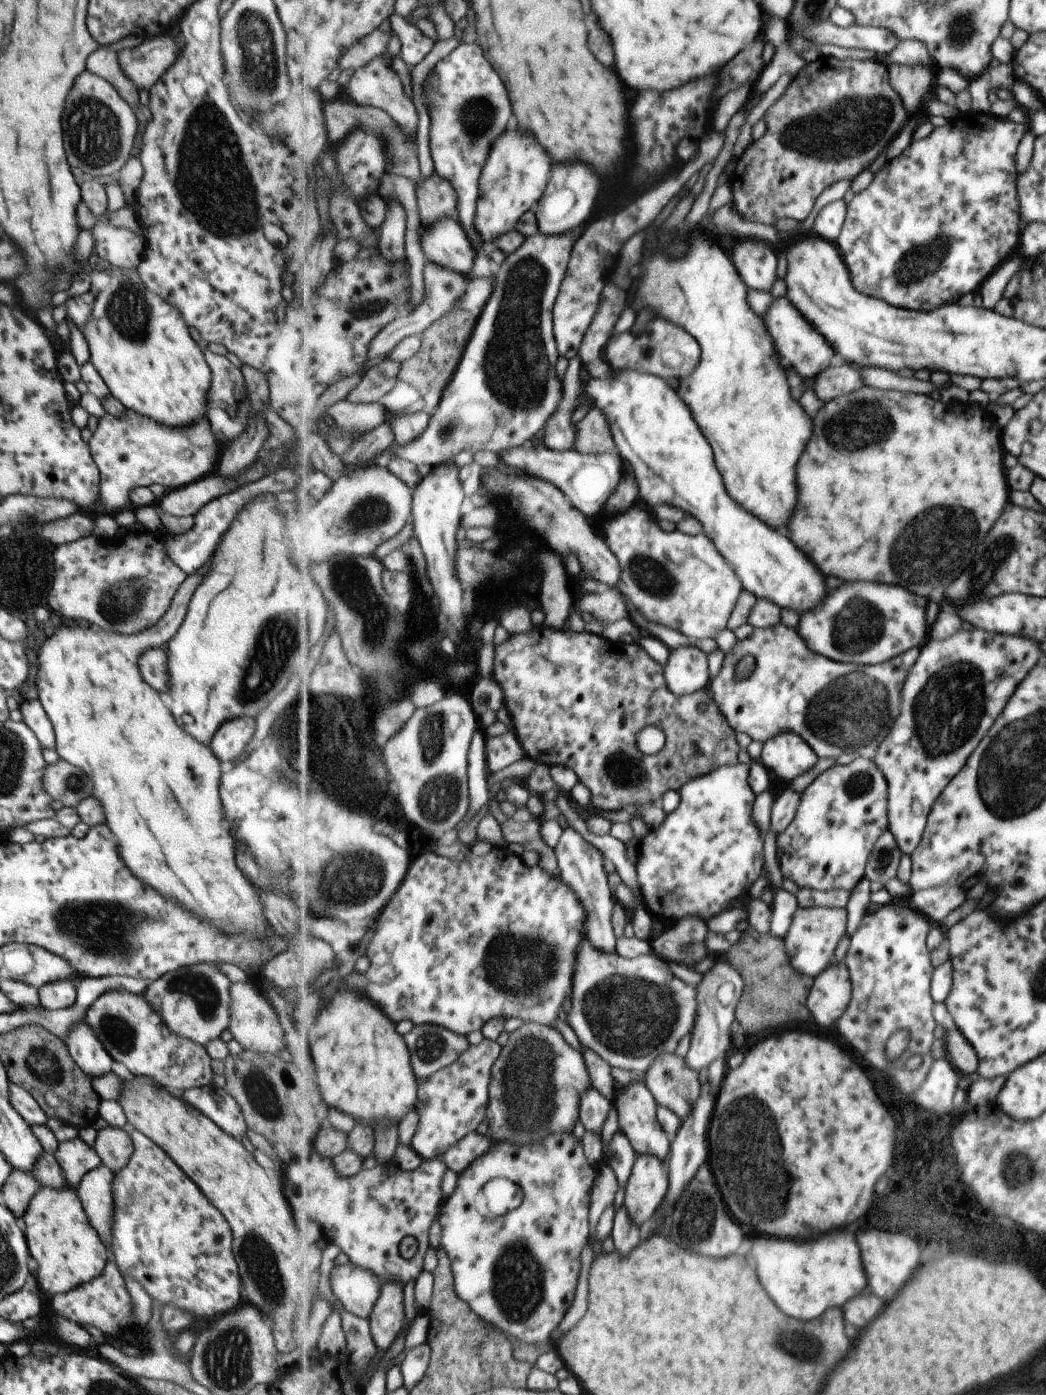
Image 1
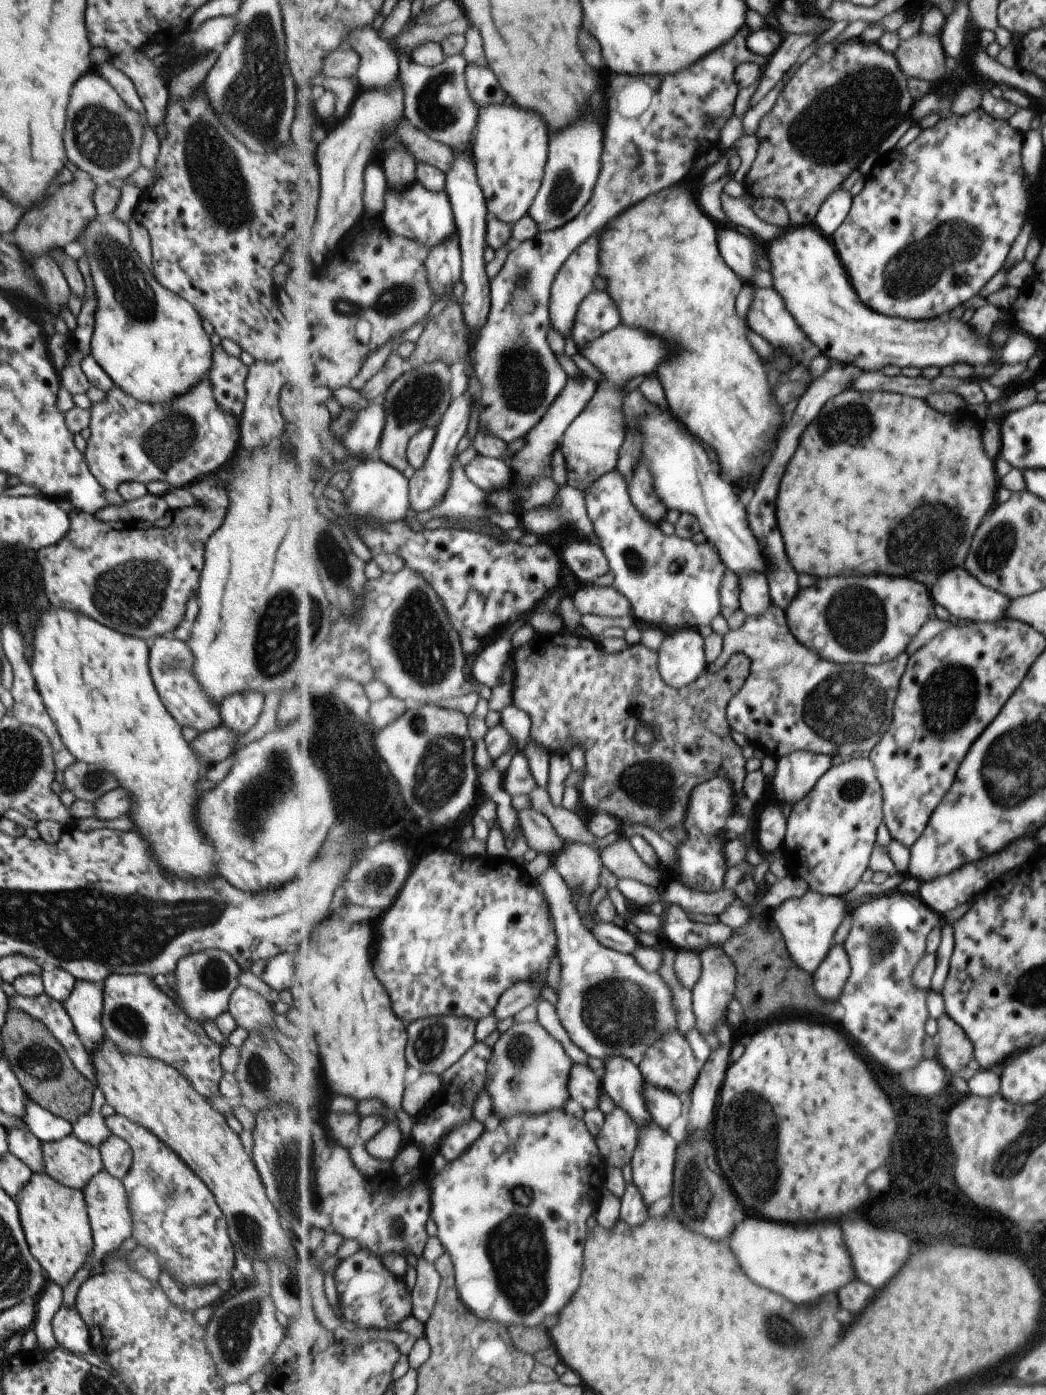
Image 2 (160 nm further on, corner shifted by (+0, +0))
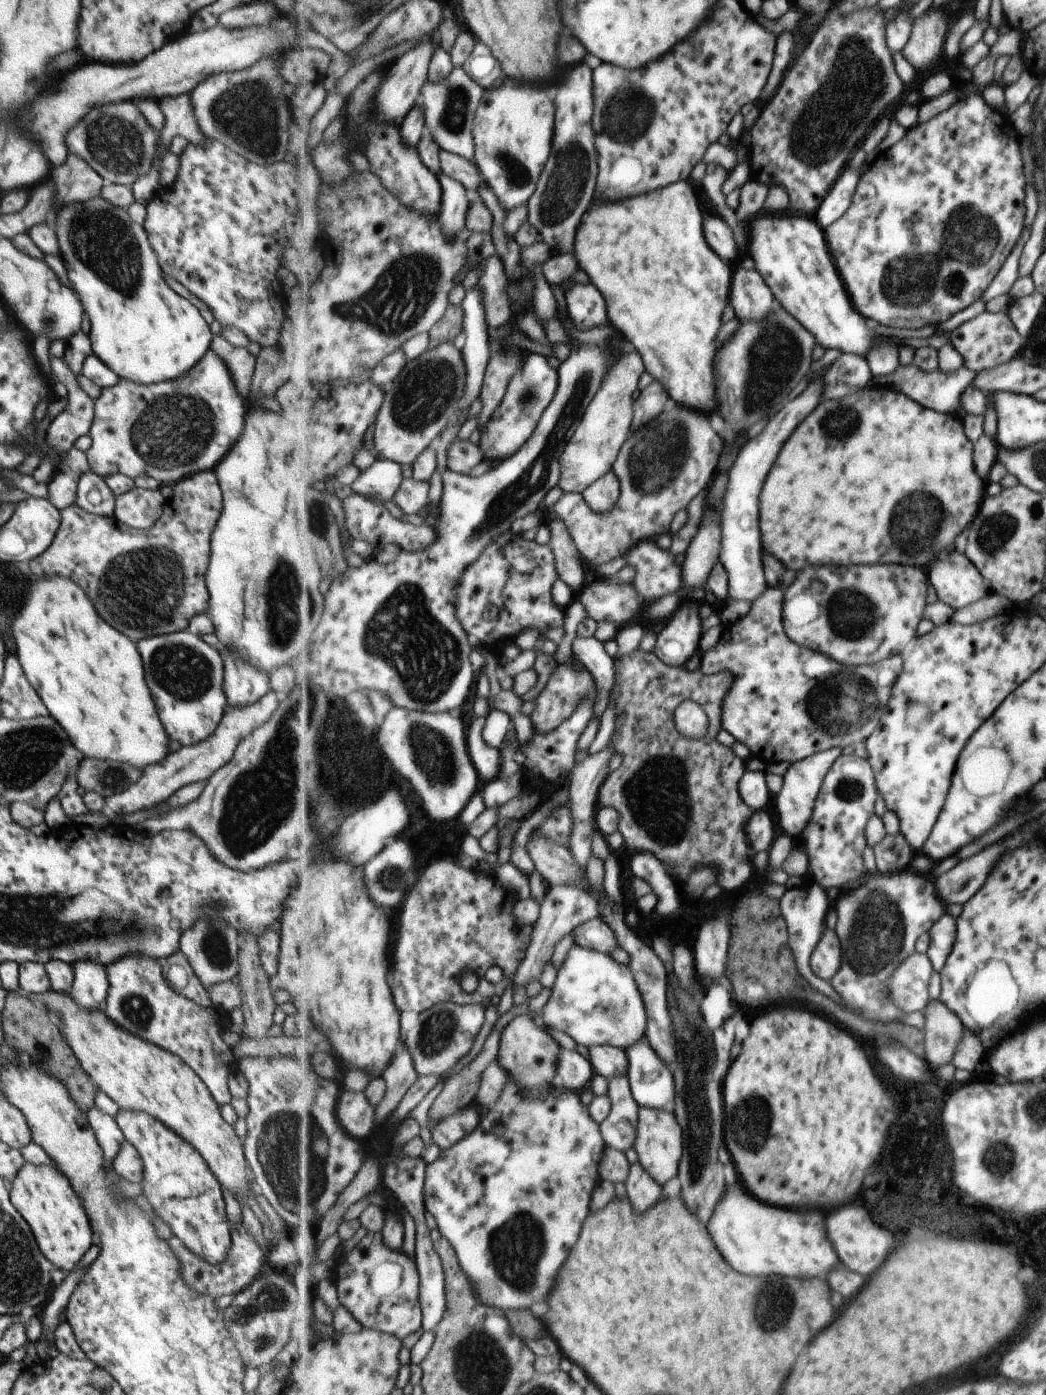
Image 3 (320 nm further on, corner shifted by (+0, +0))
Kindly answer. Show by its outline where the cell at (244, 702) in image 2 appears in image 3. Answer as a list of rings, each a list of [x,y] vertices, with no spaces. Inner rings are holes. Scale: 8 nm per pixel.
[[[221,651],[222,689],[228,705],[238,707],[261,698],[271,687],[269,674],[240,659],[235,653]]]

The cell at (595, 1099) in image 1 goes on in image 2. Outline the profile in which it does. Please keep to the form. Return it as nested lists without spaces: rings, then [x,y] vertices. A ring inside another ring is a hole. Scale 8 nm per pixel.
[[[574,1063],[570,1072],[570,1096],[579,1102],[587,1112],[599,1107],[600,1096],[603,1092],[601,1079],[589,1068],[587,1063]]]

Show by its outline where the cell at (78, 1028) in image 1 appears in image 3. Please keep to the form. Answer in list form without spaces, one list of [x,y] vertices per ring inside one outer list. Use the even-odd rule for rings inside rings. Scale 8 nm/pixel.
[[[93,959],[75,961],[69,996],[83,1009],[104,1010],[108,987],[106,967]]]

